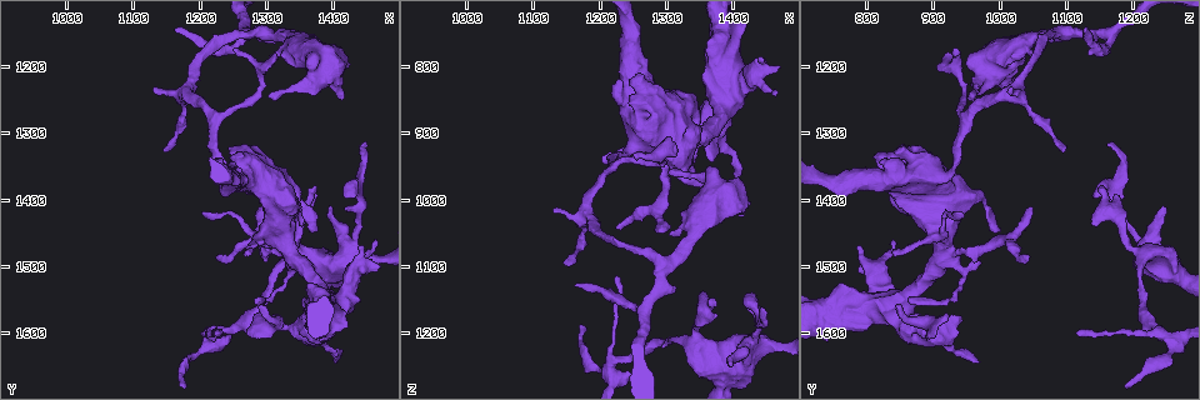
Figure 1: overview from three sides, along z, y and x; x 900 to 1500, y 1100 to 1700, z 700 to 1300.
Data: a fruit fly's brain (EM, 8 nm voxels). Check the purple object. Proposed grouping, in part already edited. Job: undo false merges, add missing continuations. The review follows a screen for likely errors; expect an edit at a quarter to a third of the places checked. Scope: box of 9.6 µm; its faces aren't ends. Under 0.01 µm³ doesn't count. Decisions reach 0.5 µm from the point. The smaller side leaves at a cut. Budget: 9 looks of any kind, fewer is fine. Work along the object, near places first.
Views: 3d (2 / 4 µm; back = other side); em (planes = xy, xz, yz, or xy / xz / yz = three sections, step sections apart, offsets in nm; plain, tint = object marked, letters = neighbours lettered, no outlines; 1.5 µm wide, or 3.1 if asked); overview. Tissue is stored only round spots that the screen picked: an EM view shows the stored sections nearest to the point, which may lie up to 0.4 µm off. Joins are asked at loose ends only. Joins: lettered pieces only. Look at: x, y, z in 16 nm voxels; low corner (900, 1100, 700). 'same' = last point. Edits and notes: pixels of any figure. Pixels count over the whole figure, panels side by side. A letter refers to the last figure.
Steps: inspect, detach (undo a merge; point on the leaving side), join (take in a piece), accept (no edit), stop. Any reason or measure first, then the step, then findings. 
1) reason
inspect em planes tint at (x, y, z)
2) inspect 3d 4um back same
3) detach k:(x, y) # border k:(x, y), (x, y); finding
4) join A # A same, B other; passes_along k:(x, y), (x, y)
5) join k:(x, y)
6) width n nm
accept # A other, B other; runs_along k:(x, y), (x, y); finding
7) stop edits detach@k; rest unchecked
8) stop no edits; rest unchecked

an open end
inspect em xz step 4 letters at (1460, 1465, 840)

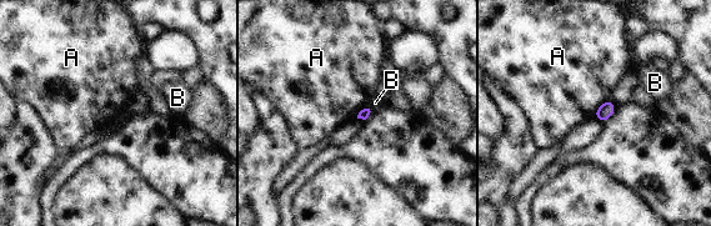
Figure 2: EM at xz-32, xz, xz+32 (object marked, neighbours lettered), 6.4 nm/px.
another direction
inspect em planes letters same

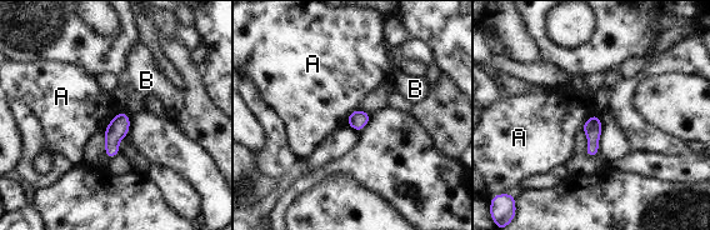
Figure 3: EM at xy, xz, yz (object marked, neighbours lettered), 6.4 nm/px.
accept # A other, B other; border 3:(358, 108), (349, 114), (345, 123); none of them fits

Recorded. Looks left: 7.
inspect 3d 2um at (1290, 1545, 865)

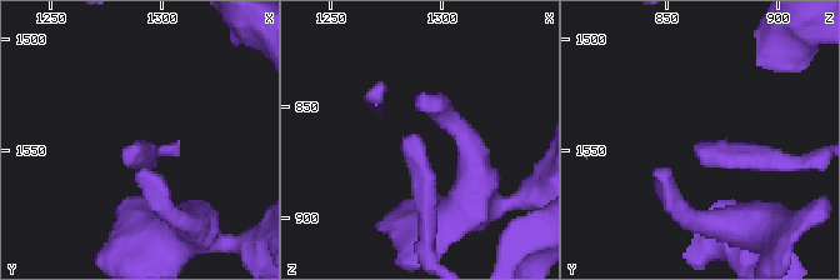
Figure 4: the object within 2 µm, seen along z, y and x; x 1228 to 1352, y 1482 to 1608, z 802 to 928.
inspect em planes tint at (1286, 1549, 864)

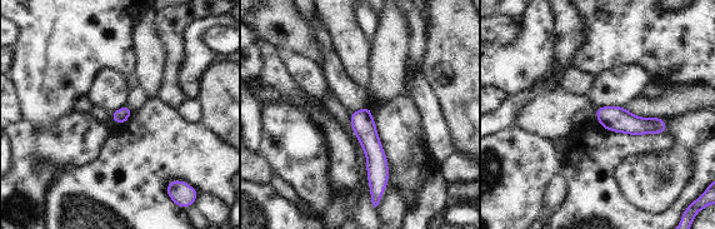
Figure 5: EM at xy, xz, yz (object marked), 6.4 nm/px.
see the neighbours
inspect em planes letters same

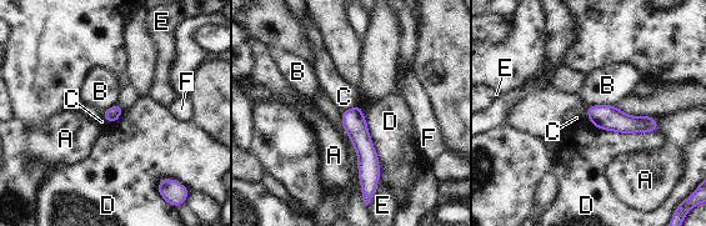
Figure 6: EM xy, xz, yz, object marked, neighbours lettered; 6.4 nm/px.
accept # A other, B other, C other, D other, E other, F other; border 6:(615, 104), (591, 104), (586, 108); none of them fits

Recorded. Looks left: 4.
free end
inspect em xy step 4 tint at (1305, 1245, 955)

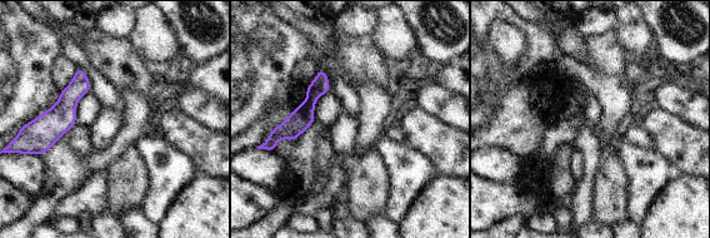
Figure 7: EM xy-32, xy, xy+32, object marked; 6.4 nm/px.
cut it another way
inspect em planes letters same

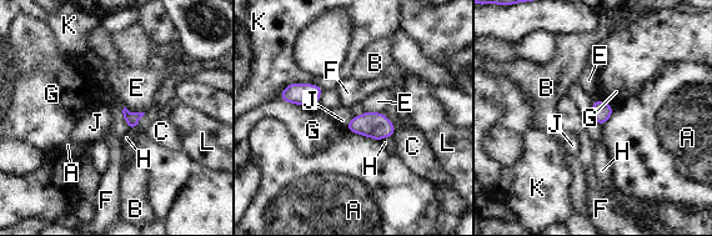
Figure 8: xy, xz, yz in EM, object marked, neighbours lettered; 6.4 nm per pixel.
accept # A other, B other, C other, E other, F other, G other, H other, J other, K other, L other; border 8:(352, 116), (345, 125); none of them fits

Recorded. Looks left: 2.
stop no edits; rest unchecked

